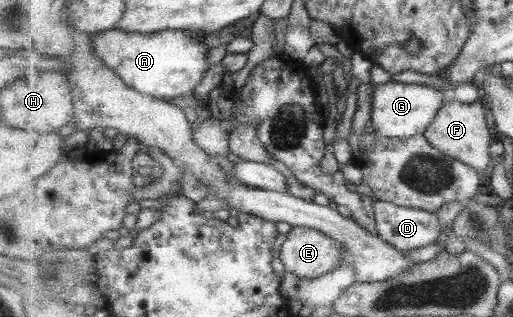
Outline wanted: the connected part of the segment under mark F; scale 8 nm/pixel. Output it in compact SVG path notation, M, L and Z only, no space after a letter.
M447 100L440 110L439 117L425 134L433 146L481 172L485 172L491 166L491 160L493 160L491 142L494 141L494 135L495 133L489 128L486 106L481 104L481 100L473 104L463 104L459 100Z

